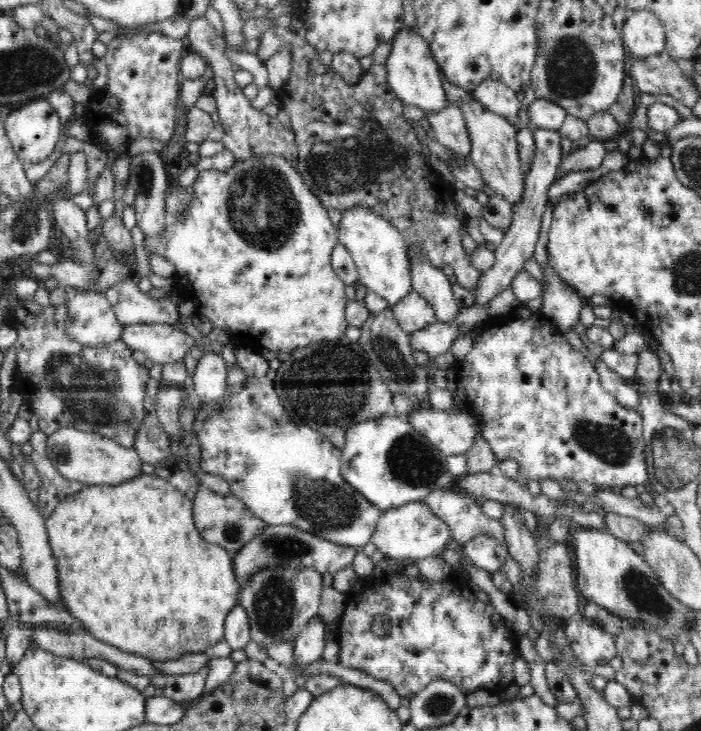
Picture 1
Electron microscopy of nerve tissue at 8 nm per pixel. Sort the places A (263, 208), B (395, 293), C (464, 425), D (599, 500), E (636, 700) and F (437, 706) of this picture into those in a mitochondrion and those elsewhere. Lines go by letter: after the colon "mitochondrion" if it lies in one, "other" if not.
A: mitochondrion
B: other
C: other
D: other
E: other
F: mitochondrion

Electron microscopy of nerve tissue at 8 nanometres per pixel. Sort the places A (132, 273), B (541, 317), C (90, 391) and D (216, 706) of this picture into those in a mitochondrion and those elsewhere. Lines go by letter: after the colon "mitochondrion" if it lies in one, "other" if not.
A: other
B: other
C: mitochondrion
D: other

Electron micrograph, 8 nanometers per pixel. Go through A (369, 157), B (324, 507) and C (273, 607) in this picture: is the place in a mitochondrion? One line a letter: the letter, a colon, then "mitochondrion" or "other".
A: mitochondrion
B: mitochondrion
C: mitochondrion

